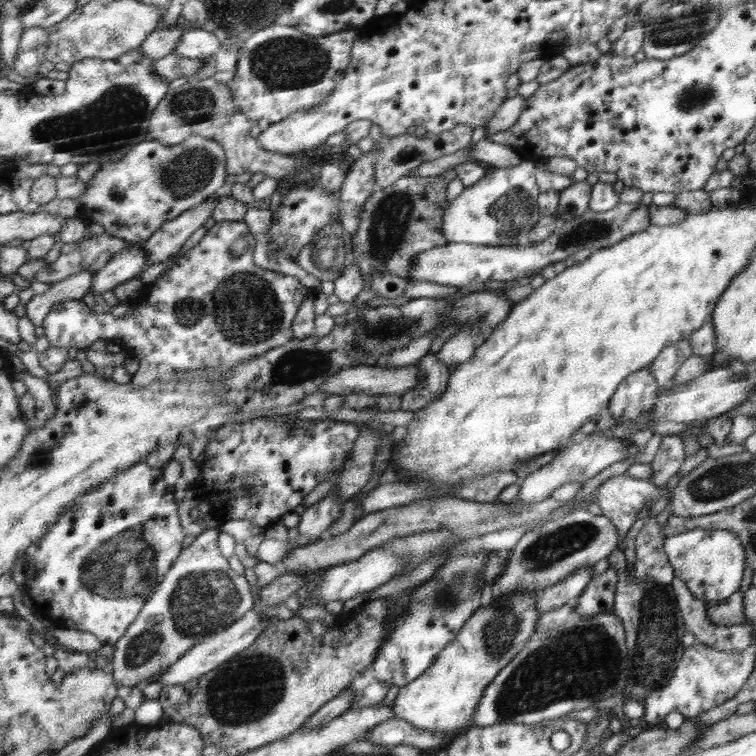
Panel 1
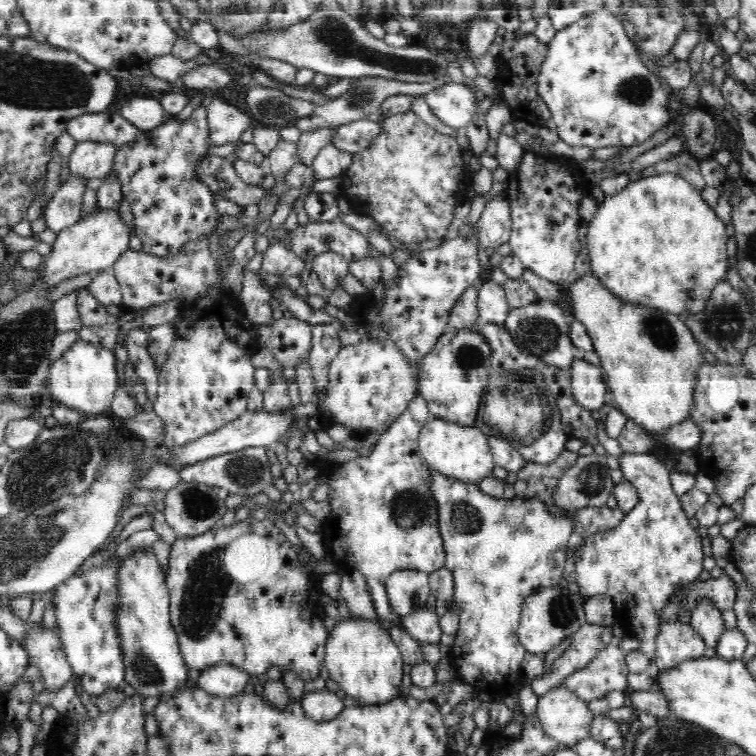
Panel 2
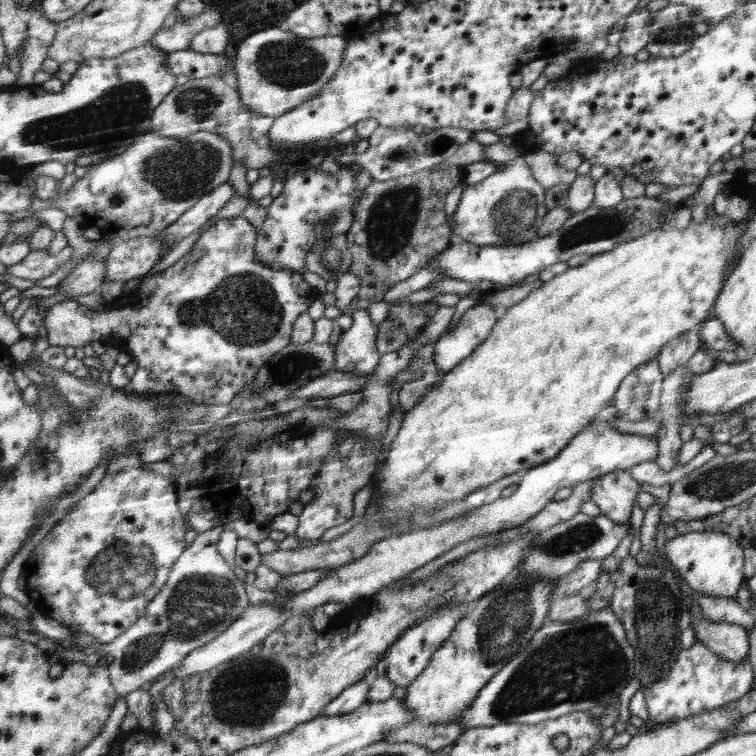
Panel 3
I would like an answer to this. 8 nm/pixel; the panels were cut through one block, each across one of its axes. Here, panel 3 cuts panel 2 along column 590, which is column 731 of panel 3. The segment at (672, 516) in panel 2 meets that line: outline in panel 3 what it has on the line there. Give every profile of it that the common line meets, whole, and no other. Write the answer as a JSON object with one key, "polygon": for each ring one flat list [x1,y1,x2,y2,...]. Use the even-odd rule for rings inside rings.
{"polygon":[[691,532,667,540,665,546,663,554,674,566,676,575,683,578,692,590,704,596,734,597,740,590,740,584,746,581,742,548,729,534]]}

